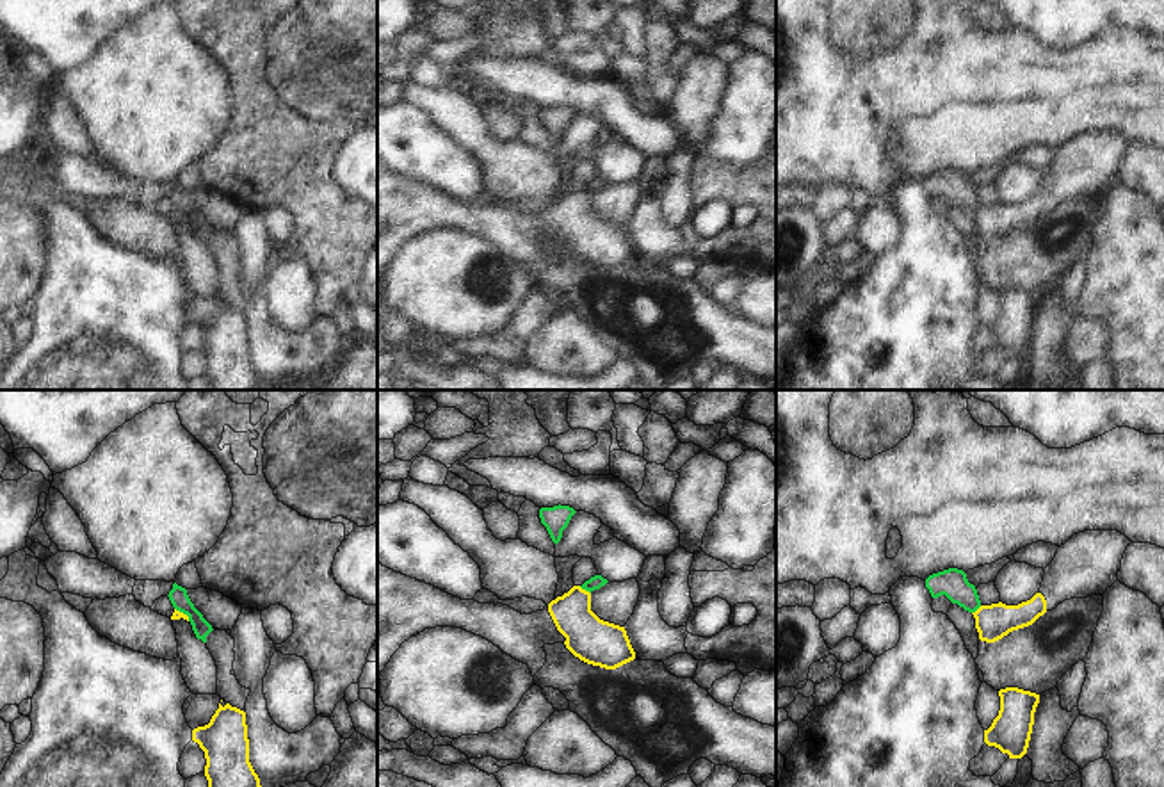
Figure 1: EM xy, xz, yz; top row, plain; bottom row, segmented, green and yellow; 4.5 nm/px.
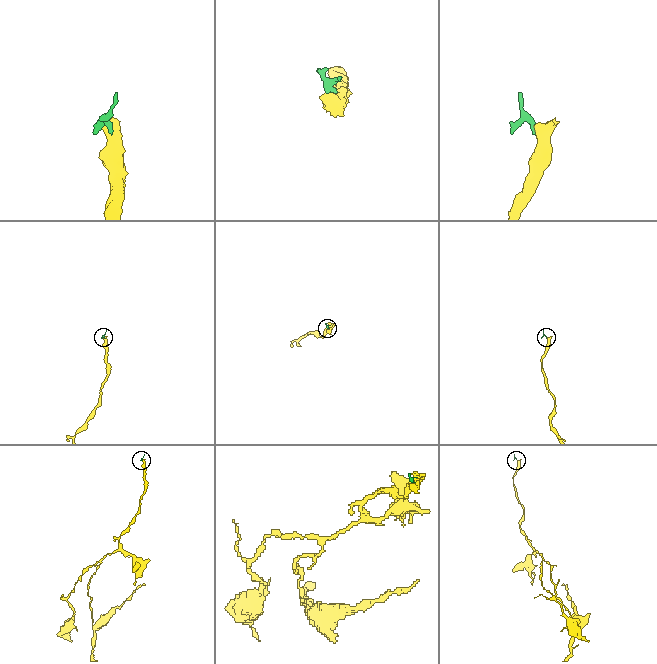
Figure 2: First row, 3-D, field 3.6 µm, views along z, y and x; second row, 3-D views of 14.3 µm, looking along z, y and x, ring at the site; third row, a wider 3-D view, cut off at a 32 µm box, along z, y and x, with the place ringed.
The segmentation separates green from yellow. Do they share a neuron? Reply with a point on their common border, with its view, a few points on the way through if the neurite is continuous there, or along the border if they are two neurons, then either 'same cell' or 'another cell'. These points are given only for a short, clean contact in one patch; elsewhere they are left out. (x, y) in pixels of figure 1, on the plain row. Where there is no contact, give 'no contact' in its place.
contact xz (584, 189); border xz (579, 187), (590, 194); another cell

